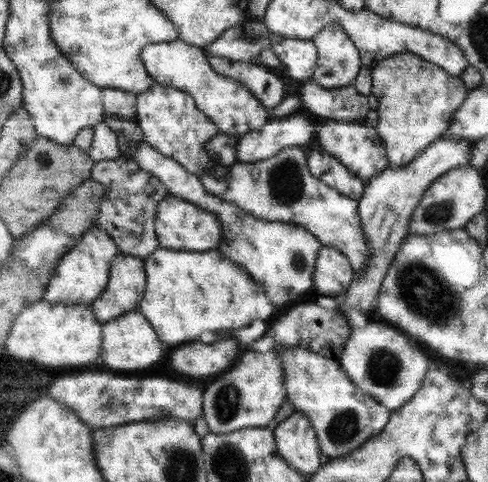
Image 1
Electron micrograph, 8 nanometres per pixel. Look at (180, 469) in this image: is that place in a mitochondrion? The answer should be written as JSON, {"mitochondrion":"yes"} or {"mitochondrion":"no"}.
{"mitochondrion":"yes"}

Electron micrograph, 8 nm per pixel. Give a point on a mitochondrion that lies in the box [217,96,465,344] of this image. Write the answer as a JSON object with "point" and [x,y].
{"point":[423,290]}

